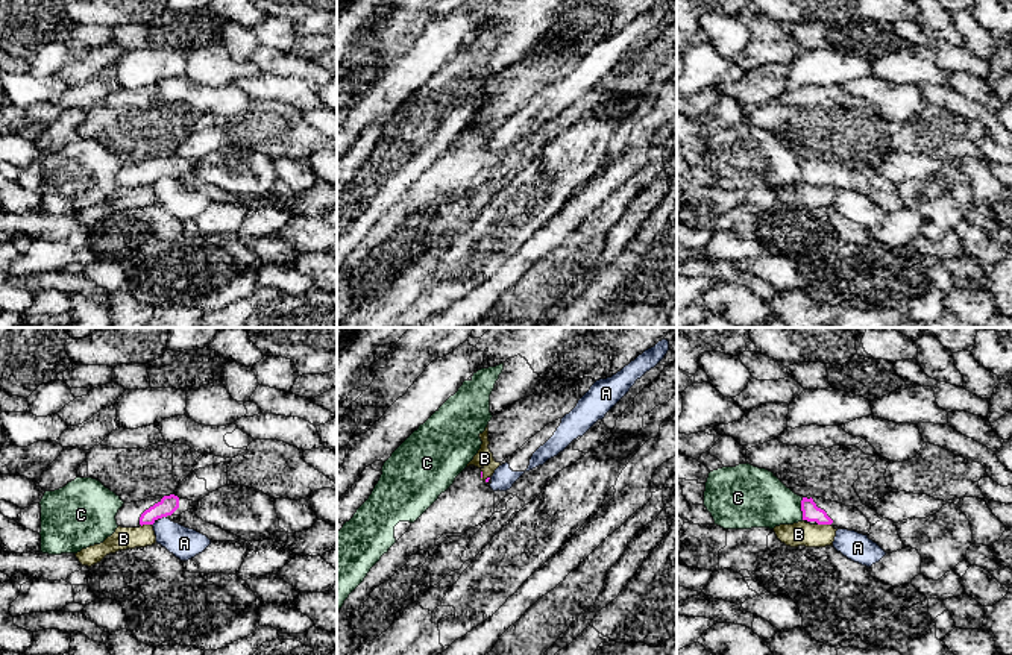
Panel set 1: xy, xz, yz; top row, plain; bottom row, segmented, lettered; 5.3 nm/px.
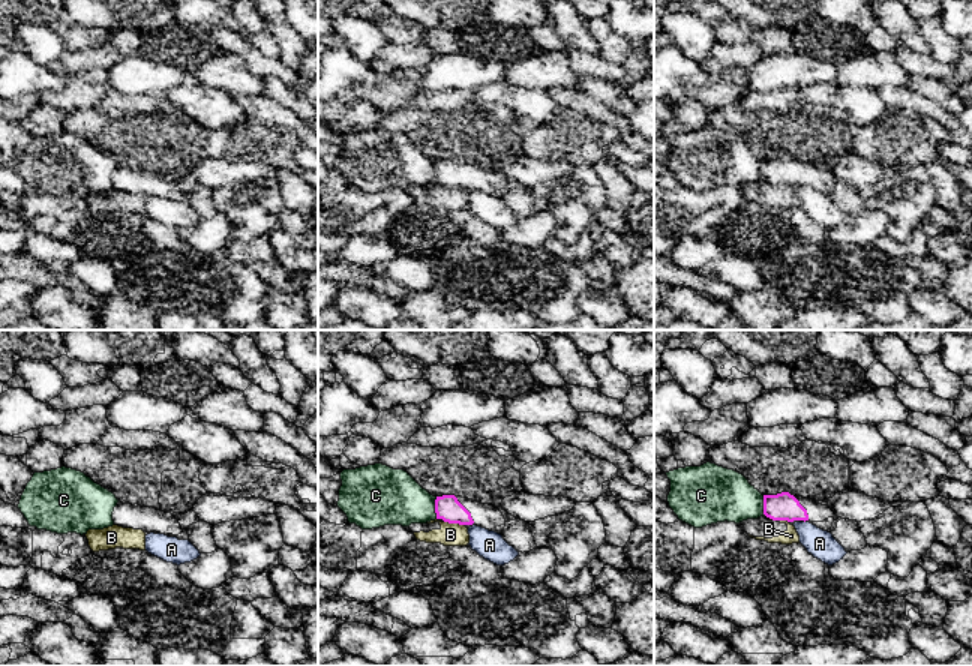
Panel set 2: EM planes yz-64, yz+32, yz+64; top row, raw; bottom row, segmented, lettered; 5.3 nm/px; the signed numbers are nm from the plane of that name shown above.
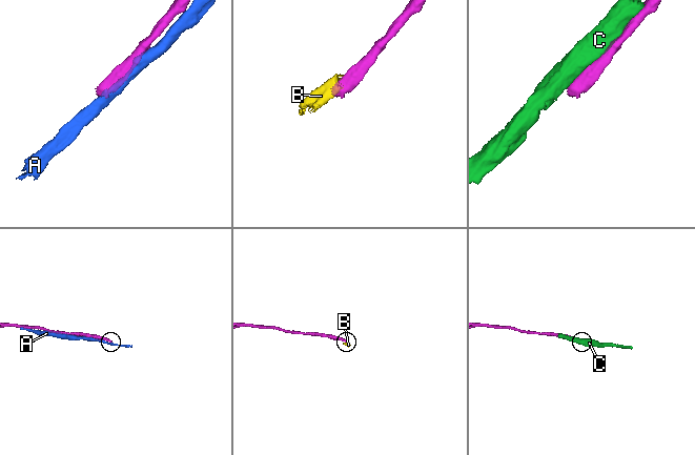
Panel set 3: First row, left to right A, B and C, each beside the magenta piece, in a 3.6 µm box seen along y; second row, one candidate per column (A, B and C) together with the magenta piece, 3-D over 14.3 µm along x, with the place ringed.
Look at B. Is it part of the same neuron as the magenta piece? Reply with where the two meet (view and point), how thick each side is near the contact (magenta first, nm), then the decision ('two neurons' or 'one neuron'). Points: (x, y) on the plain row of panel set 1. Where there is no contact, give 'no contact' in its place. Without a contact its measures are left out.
yz (824, 184) | 90/130 nm | two neurons

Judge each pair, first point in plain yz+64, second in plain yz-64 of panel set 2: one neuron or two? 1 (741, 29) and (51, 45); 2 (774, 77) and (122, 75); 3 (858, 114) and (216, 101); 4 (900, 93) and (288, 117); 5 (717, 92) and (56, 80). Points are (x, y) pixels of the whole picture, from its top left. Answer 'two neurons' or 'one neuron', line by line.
1: two neurons
2: one neuron
3: one neuron
4: one neuron
5: two neurons

